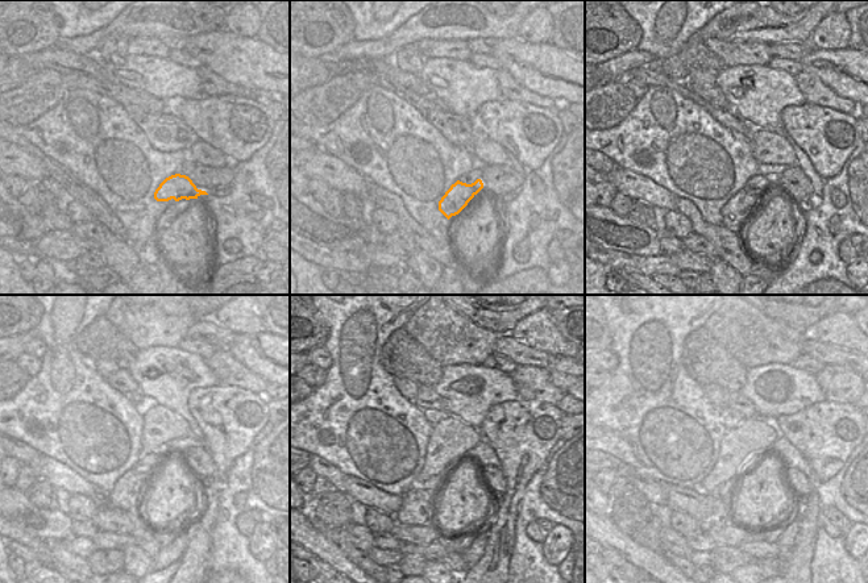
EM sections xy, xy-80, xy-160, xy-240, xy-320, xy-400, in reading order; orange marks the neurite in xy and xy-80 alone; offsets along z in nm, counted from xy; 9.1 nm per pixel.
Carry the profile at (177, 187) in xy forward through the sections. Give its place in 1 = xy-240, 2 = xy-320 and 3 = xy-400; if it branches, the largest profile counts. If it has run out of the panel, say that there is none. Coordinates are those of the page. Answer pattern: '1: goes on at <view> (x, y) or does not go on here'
1: goes on at xy-240 (125, 495)
2: goes on at xy-320 (419, 506)
3: goes on at xy-400 (719, 515)

